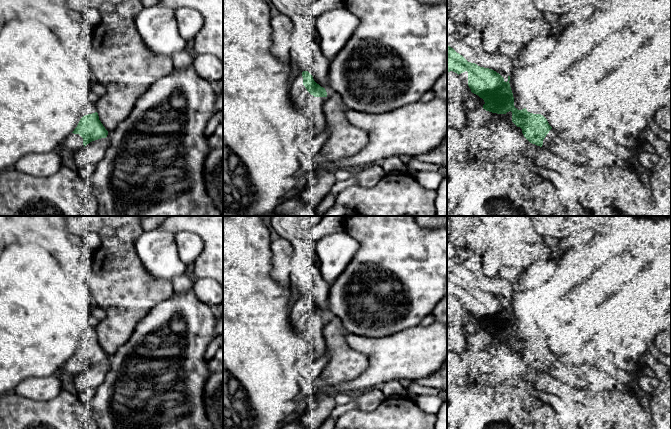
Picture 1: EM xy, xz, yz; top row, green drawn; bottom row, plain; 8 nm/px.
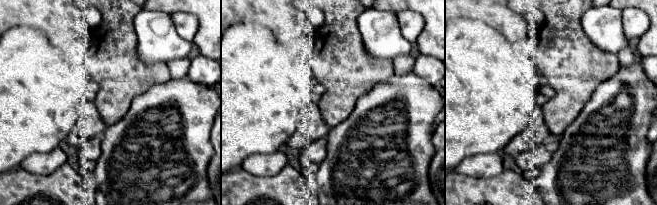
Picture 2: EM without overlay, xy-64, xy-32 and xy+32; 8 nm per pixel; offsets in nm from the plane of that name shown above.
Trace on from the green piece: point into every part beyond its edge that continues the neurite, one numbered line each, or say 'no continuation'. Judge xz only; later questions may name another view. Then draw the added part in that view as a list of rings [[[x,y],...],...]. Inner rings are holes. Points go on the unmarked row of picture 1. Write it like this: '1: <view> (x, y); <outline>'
1: xz (312, 331); [[[302,298],[292,305],[290,322],[295,331],[310,344],[312,360],[323,356],[326,352],[326,342],[323,329],[327,321],[314,321],[303,309]]]

